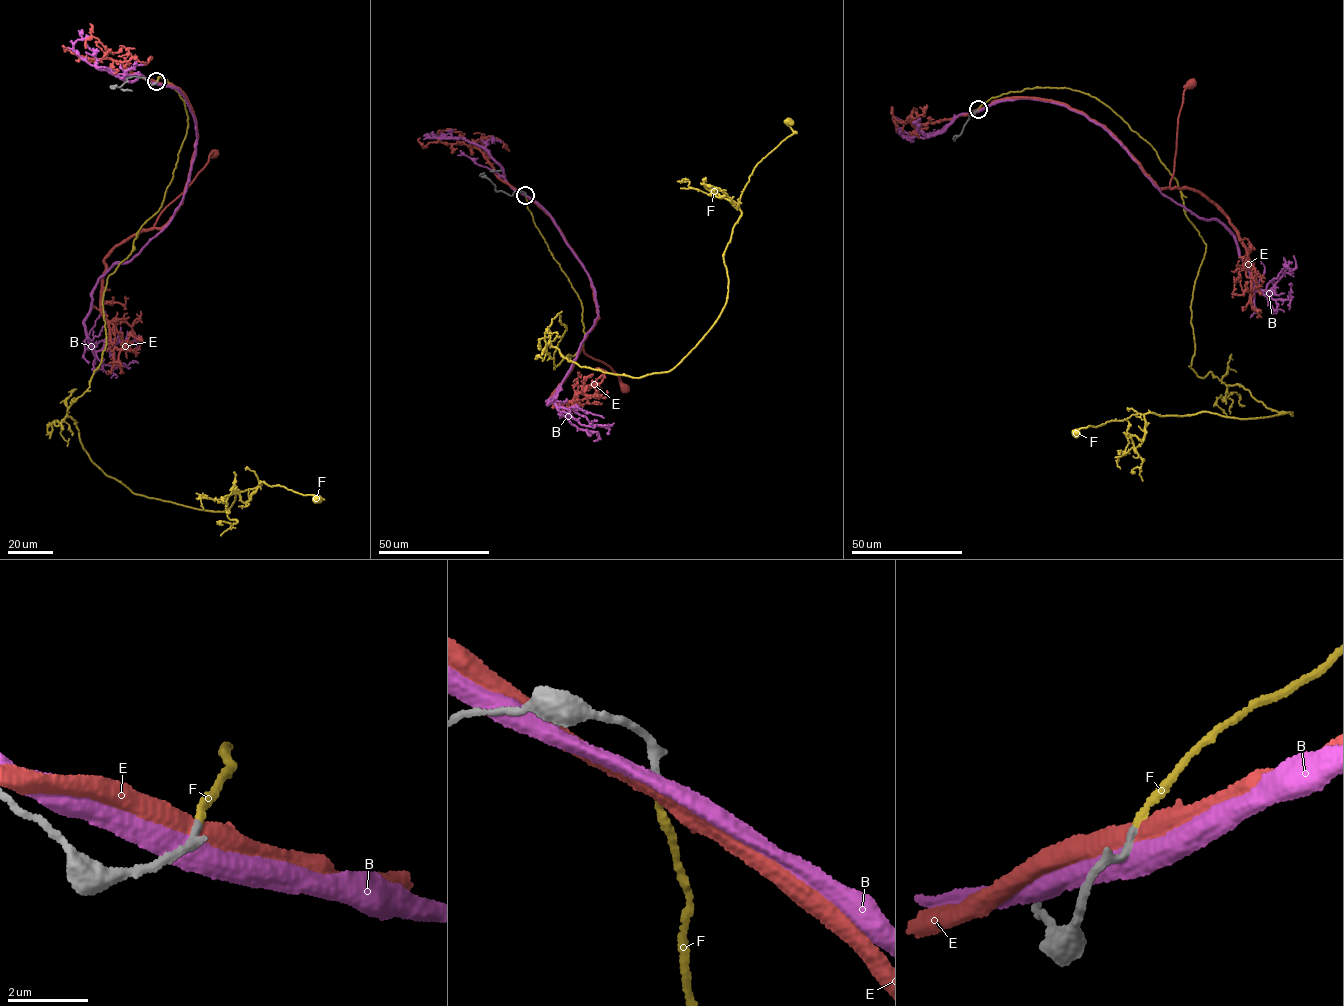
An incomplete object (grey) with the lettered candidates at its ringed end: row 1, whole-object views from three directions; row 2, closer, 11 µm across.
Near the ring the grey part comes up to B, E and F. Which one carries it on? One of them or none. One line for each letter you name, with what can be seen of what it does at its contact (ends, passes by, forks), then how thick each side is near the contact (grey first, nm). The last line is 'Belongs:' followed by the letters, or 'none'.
F: it ends | 160/170 nm
Belongs: F

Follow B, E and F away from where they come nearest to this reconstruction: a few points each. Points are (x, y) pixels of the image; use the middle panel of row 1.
B: (525, 194), (551, 217), (584, 268), (598, 307), (548, 404), (572, 408), (607, 427), (607, 434)
E: (525, 195), (553, 220), (589, 279), (599, 319), (582, 344), (583, 351), (611, 368), (626, 388)
F: (525, 195), (583, 311), (554, 369), (557, 314), (568, 360), (668, 372), (726, 301), (740, 195), (788, 121)

